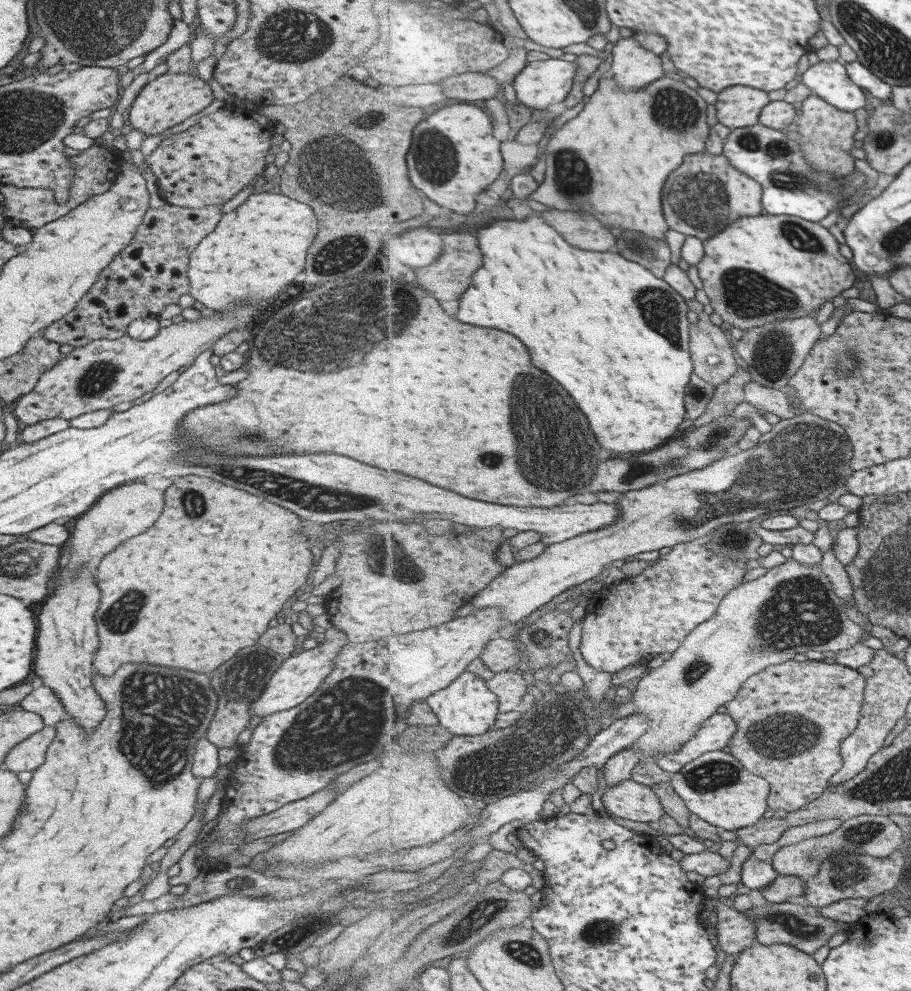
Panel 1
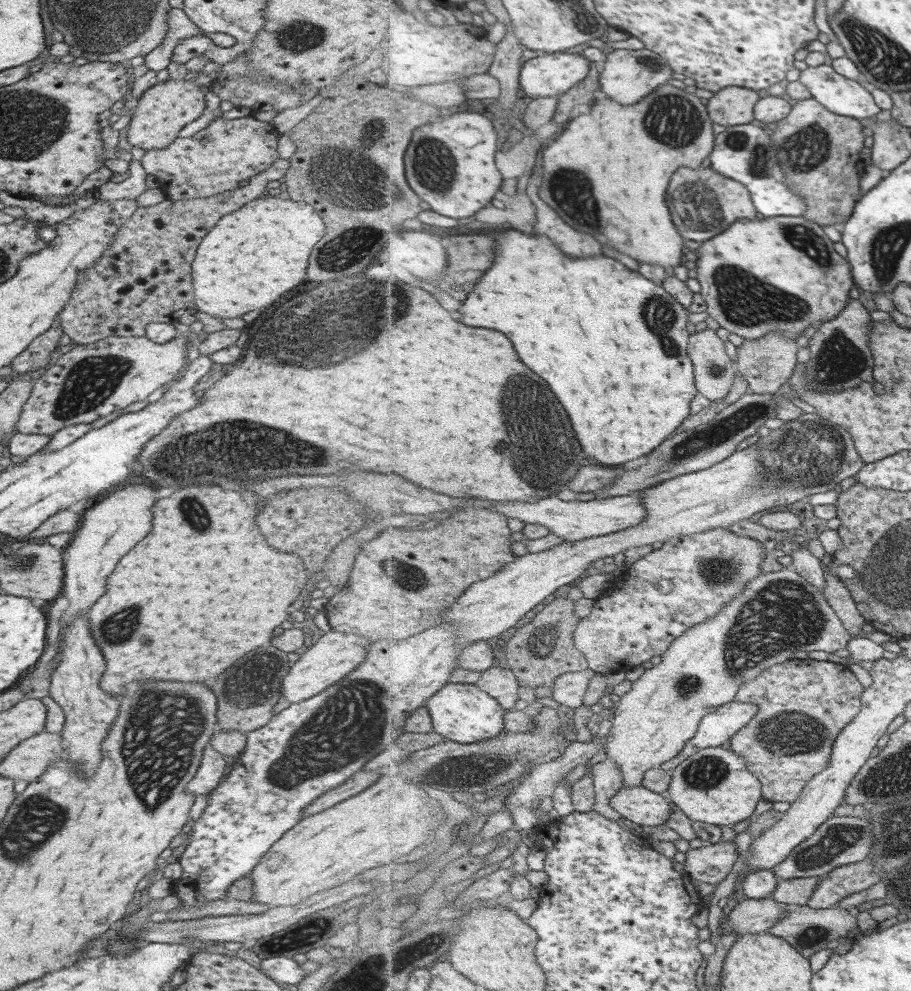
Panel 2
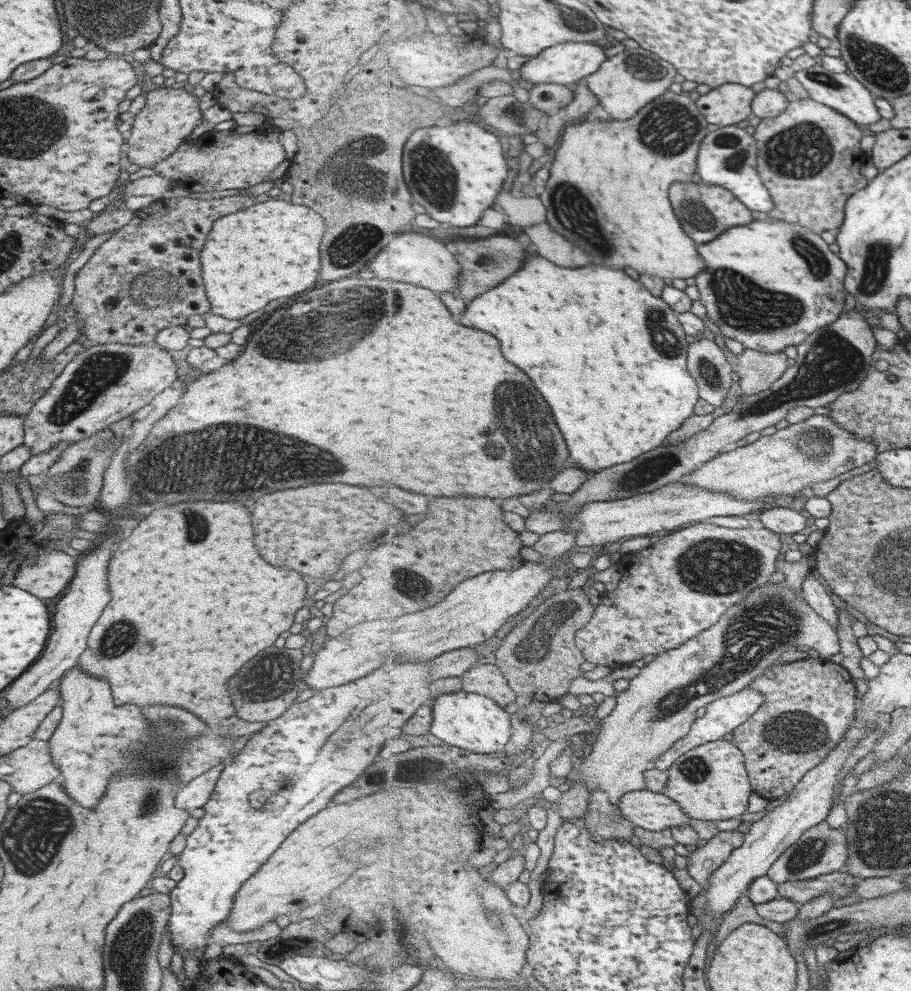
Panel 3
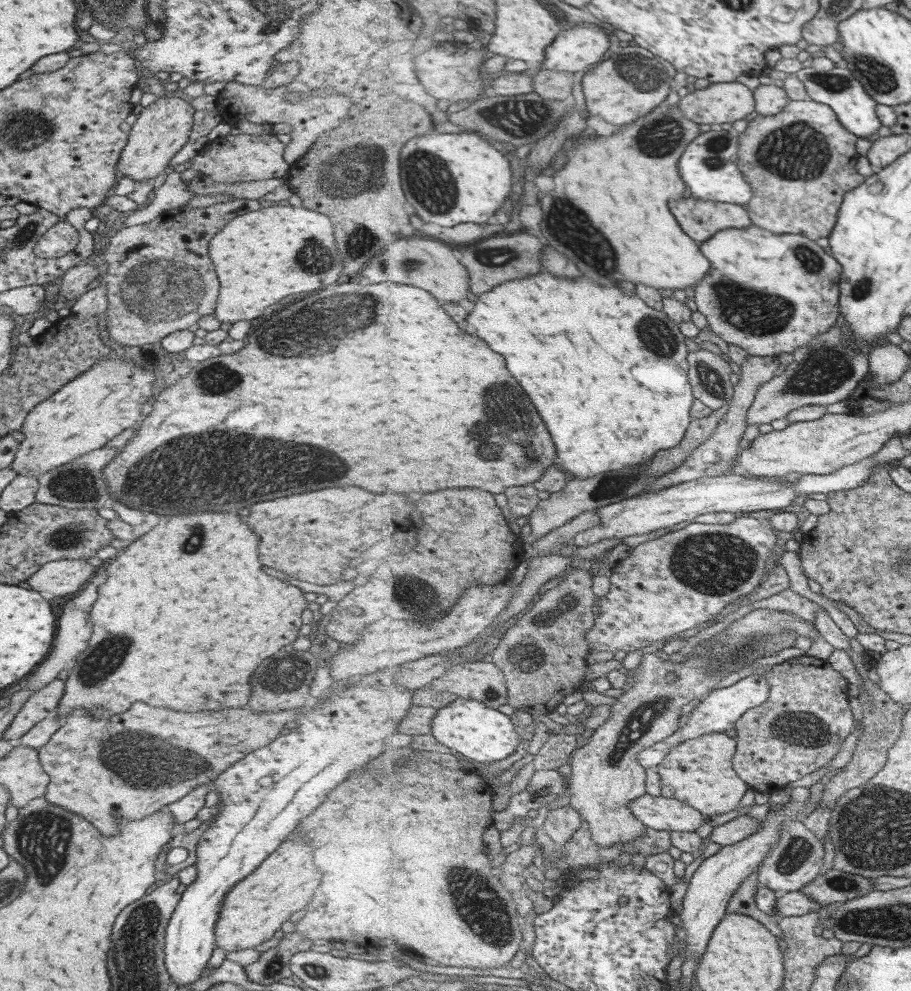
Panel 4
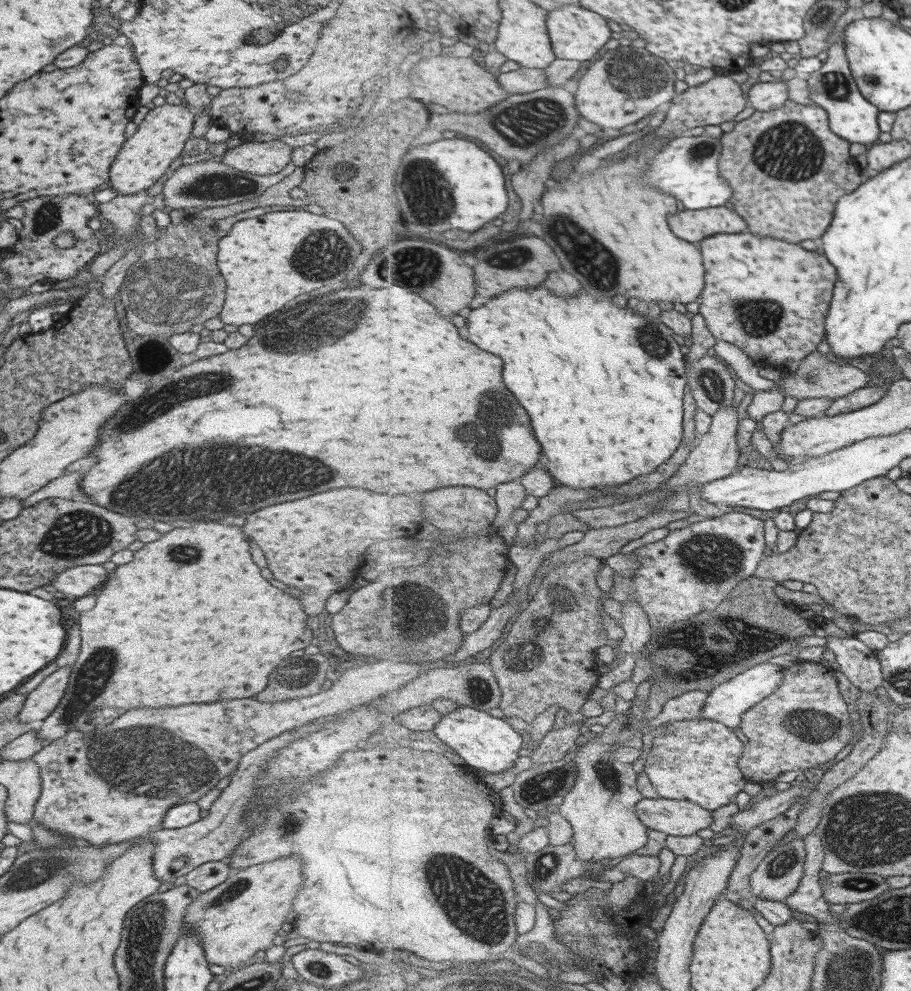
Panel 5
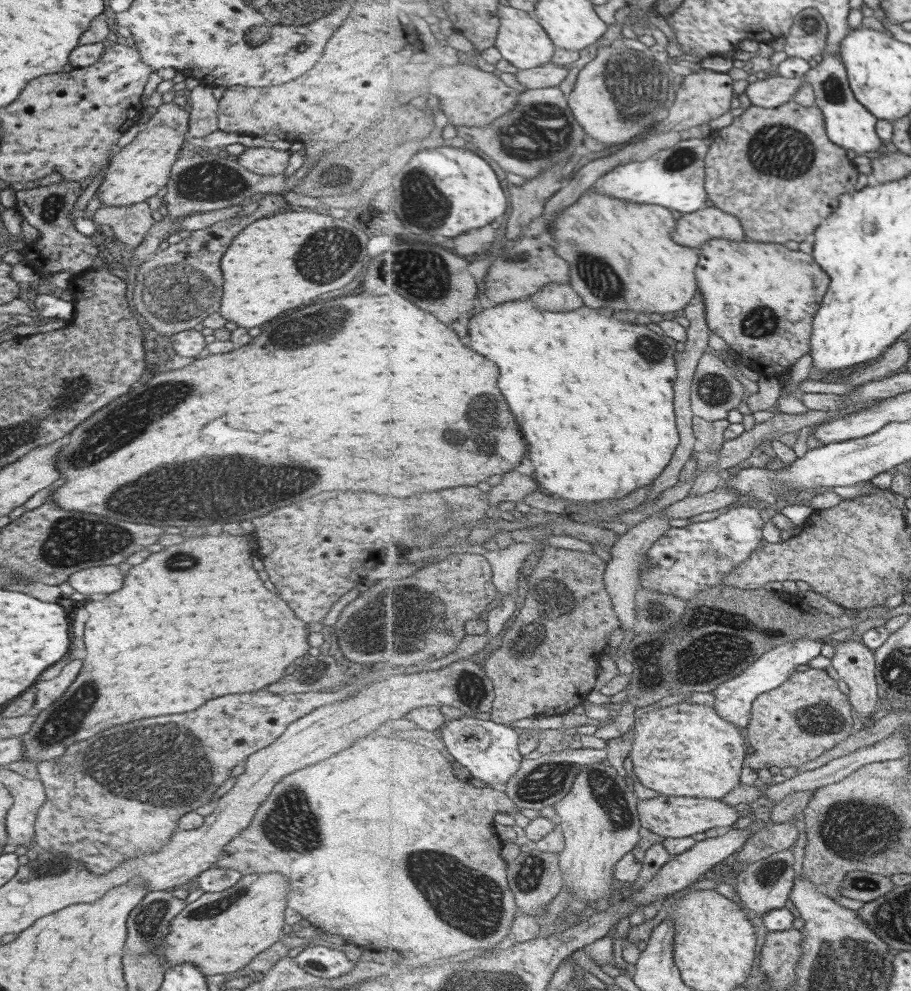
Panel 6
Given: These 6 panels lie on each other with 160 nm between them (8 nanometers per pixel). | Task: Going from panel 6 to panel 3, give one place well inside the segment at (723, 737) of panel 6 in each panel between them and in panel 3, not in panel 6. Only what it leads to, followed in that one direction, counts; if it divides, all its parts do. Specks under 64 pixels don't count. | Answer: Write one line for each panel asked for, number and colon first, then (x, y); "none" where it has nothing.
3: (711, 782)
4: (700, 772)
5: (698, 760)

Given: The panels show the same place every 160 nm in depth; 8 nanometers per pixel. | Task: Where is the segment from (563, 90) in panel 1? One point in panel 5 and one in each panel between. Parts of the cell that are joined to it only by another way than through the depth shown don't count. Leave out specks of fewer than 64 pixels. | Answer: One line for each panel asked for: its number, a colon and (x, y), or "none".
2: (553, 74)
3: (570, 62)
4: (577, 49)
5: (578, 33)

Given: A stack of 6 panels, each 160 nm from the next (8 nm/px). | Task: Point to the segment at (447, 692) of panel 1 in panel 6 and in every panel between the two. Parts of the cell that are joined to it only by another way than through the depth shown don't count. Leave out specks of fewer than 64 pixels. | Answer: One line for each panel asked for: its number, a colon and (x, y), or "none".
2: (464, 713)
3: (474, 722)
4: (471, 727)
5: (486, 743)
6: (489, 750)

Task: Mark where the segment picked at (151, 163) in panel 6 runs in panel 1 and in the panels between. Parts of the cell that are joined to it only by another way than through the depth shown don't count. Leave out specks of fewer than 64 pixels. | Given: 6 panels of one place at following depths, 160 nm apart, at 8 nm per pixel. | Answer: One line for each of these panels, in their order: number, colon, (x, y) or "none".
1: (166, 100)
2: (163, 109)
3: (169, 114)
4: (160, 129)
5: (160, 137)

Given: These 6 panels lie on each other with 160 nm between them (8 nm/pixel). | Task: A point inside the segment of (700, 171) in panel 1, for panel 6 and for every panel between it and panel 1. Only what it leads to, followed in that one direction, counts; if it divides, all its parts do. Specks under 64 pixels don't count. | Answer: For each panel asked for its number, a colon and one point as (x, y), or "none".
2: (705, 202)
3: (708, 210)
4: (703, 218)
5: (696, 225)
6: (694, 229)

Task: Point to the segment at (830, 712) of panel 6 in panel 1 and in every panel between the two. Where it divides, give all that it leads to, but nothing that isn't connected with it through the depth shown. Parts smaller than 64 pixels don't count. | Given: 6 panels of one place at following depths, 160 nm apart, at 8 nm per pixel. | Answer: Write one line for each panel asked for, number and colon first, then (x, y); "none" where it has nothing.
1: (787, 733)
2: (792, 738)
3: (795, 730)
4: (809, 714)
5: (805, 722)

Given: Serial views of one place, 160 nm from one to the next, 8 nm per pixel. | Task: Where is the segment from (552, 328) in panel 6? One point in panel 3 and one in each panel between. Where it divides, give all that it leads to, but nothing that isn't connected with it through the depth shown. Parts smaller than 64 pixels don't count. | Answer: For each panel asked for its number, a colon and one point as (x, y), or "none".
3: (611, 357)
4: (569, 341)
5: (605, 386)

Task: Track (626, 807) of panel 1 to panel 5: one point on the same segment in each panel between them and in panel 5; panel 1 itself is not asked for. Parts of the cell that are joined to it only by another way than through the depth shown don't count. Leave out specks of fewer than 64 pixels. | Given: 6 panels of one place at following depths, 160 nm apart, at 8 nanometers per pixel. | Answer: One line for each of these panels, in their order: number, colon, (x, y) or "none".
2: (646, 808)
3: (655, 811)
4: (658, 812)
5: (675, 817)

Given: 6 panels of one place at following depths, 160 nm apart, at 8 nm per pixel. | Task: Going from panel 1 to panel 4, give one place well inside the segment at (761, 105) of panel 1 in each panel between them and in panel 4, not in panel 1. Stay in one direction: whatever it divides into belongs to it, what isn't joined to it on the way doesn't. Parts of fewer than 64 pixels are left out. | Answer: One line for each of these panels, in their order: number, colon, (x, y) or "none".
2: (733, 106)
3: (730, 104)
4: (718, 103)

